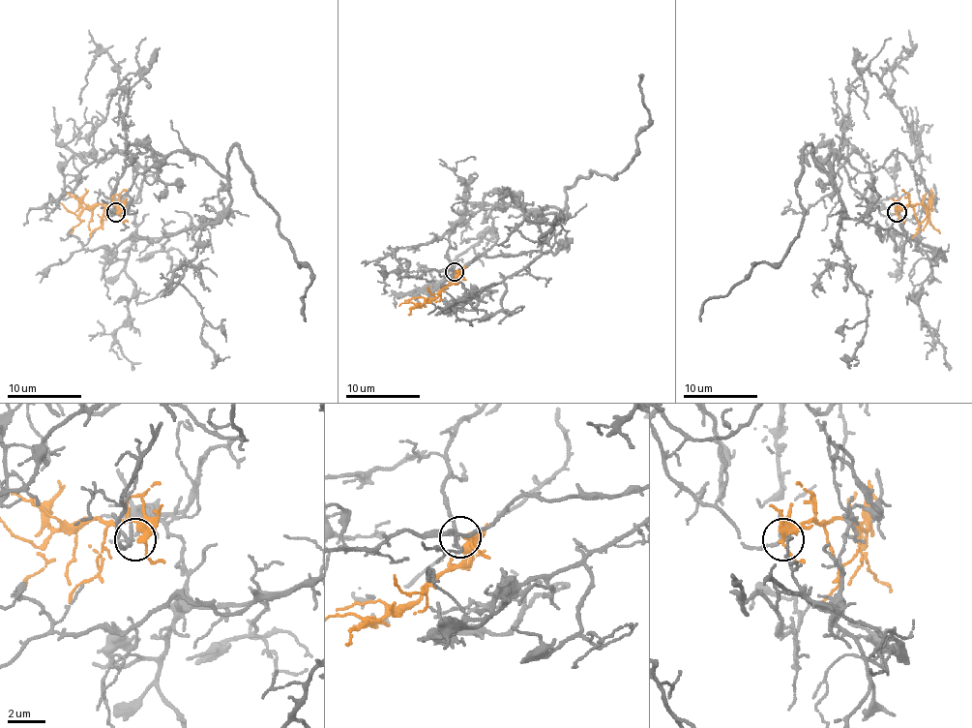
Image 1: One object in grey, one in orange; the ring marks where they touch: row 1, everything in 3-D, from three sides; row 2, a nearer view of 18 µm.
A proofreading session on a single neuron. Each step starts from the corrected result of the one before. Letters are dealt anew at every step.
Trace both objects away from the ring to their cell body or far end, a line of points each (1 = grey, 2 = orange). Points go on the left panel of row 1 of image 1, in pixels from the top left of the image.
1: (115, 212), (130, 145), (200, 155), (230, 182), (217, 220), (128, 253), (133, 297), (115, 338), (141, 362)
2: (117, 212), (119, 208), (115, 204), (89, 204), (71, 232)

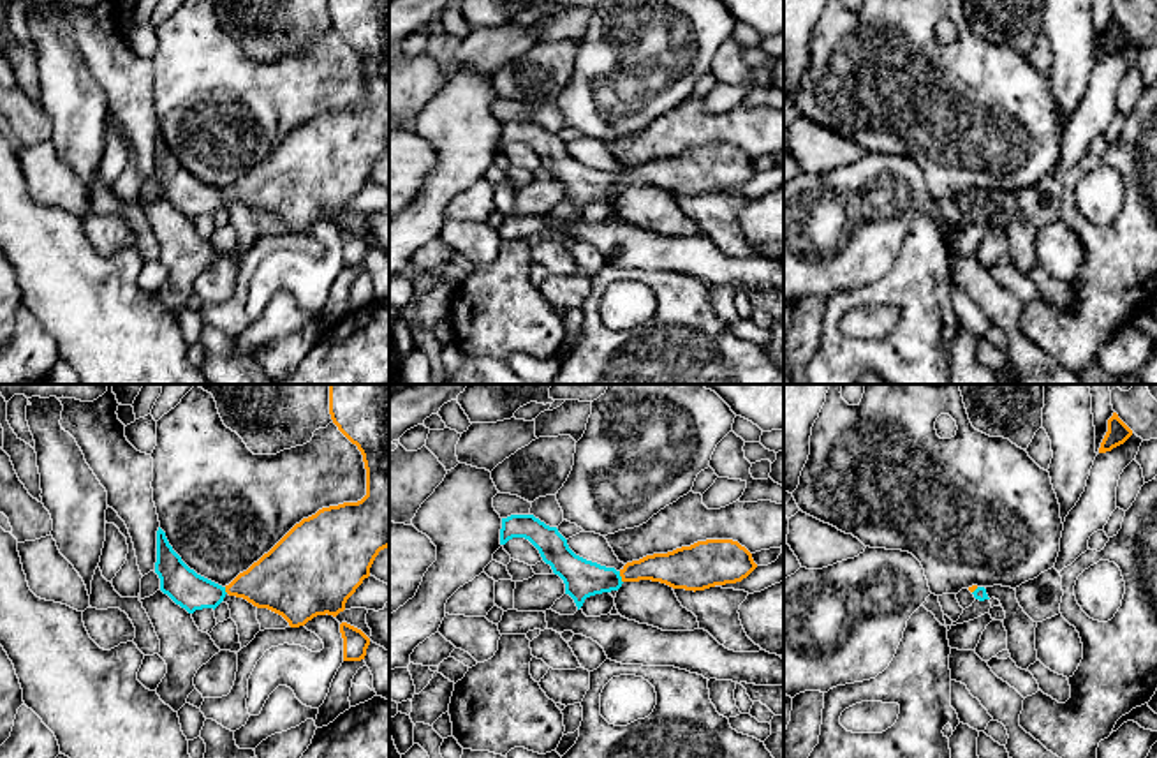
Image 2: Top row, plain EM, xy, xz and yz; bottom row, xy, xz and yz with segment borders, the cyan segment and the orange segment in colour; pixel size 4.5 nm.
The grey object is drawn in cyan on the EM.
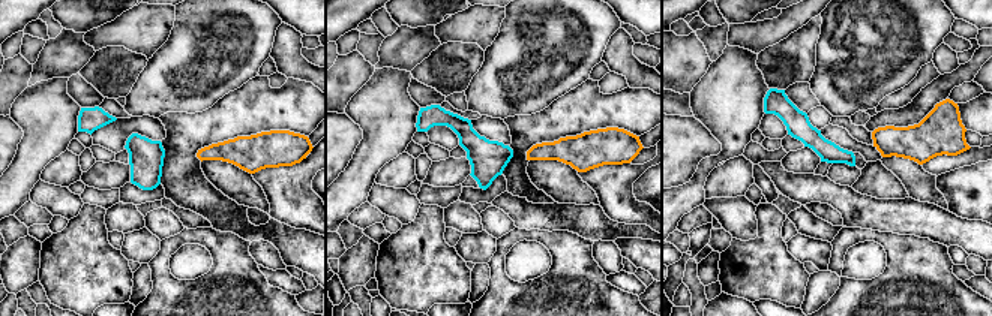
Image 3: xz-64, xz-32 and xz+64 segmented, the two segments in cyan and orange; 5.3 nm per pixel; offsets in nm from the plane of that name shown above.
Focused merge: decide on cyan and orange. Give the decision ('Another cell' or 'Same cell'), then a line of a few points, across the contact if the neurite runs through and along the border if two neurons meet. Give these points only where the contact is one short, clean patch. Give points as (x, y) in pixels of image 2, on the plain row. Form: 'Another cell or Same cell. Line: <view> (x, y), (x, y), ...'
Same cell. Line: xz (583, 184), (620, 182), (645, 173), (673, 173)

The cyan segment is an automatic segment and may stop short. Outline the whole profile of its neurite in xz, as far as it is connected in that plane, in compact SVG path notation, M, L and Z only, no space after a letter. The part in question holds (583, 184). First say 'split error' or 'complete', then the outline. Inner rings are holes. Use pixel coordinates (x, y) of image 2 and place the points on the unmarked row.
split error | M534 120L502 123L500 150L512 143L528 145L565 189L578 215L595 199L618 196L623 187L652 185L673 194L704 196L747 183L757 169L752 159L733 145L706 145L667 159L627 167L620 176L576 160L556 132Z

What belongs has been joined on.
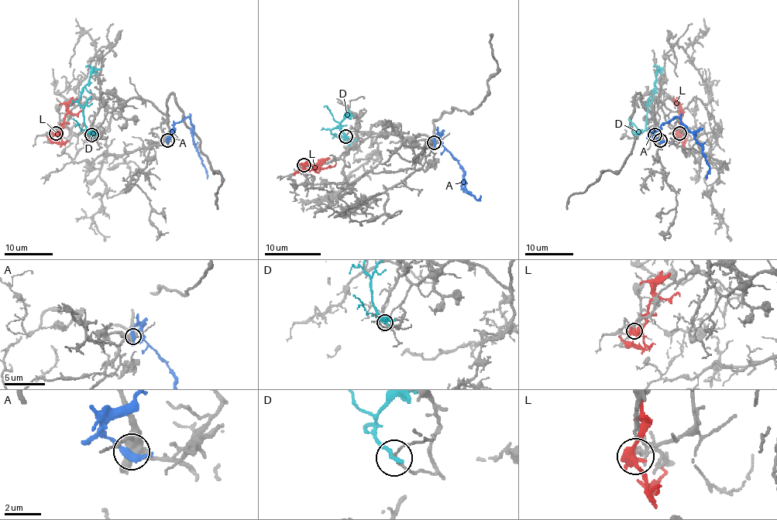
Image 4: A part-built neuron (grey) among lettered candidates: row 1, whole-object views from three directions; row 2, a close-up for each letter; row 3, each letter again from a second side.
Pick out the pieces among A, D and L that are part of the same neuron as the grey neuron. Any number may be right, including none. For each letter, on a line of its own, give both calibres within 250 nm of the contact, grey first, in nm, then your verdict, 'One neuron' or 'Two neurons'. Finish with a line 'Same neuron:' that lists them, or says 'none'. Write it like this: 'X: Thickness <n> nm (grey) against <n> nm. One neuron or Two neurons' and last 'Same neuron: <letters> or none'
A: Thickness 380 nm (grey) against 440 nm. Two neurons
D: Thickness 100 nm (grey) against 200 nm. Two neurons
L: Thickness 120 nm (grey) against 480 nm. Two neurons
Same neuron: none

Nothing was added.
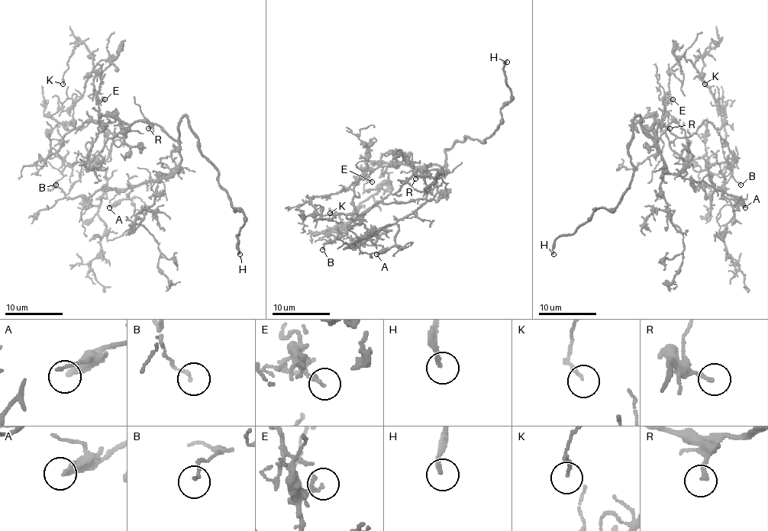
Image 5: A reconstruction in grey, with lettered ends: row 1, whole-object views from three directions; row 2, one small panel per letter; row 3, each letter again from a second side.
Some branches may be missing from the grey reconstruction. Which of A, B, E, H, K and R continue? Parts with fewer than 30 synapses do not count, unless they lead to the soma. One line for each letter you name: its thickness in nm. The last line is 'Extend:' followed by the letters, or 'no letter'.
A: Thickness 320 nm
H: Thickness 180 nm
Extend: A, H

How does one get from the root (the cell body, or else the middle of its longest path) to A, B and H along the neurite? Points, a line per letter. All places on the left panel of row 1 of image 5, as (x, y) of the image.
A: (147, 123), (157, 123), (180, 145), (180, 162), (170, 174), (157, 181), (133, 185), (127, 197), (109, 207)
B: (147, 123), (124, 123), (102, 116), (87, 154), (88, 170), (90, 162), (70, 162), (56, 185)
H: (147, 123), (178, 139), (179, 120), (188, 119), (201, 154), (244, 217), (240, 254)

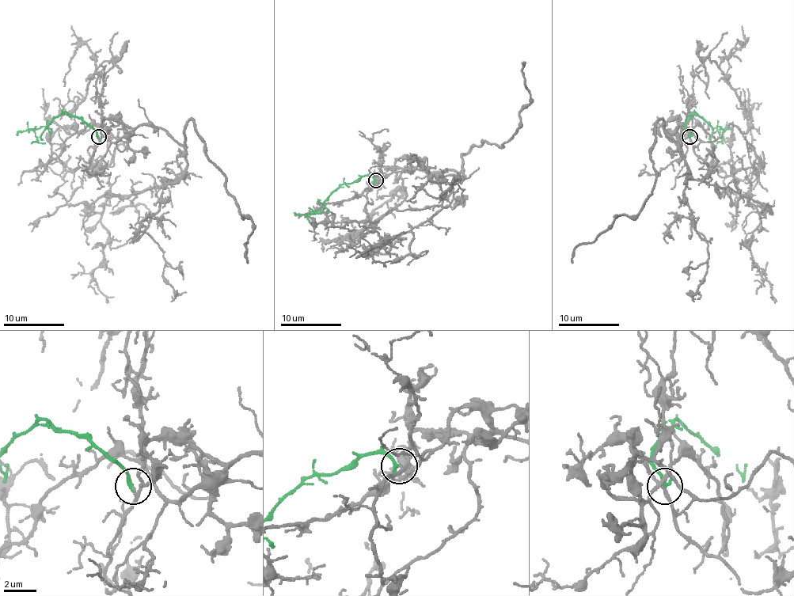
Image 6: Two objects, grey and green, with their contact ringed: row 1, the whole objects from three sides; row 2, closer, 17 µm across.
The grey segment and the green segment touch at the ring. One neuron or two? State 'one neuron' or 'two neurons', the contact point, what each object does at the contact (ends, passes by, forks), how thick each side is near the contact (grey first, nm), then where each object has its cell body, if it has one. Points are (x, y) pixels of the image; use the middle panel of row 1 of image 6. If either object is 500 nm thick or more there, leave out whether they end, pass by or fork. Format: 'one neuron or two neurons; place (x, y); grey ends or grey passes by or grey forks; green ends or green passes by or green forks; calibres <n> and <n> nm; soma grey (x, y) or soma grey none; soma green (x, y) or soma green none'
one neuron; place (376, 180); grey passes by; green ends; calibres 150 and 200 nm; soma grey none; soma green none

